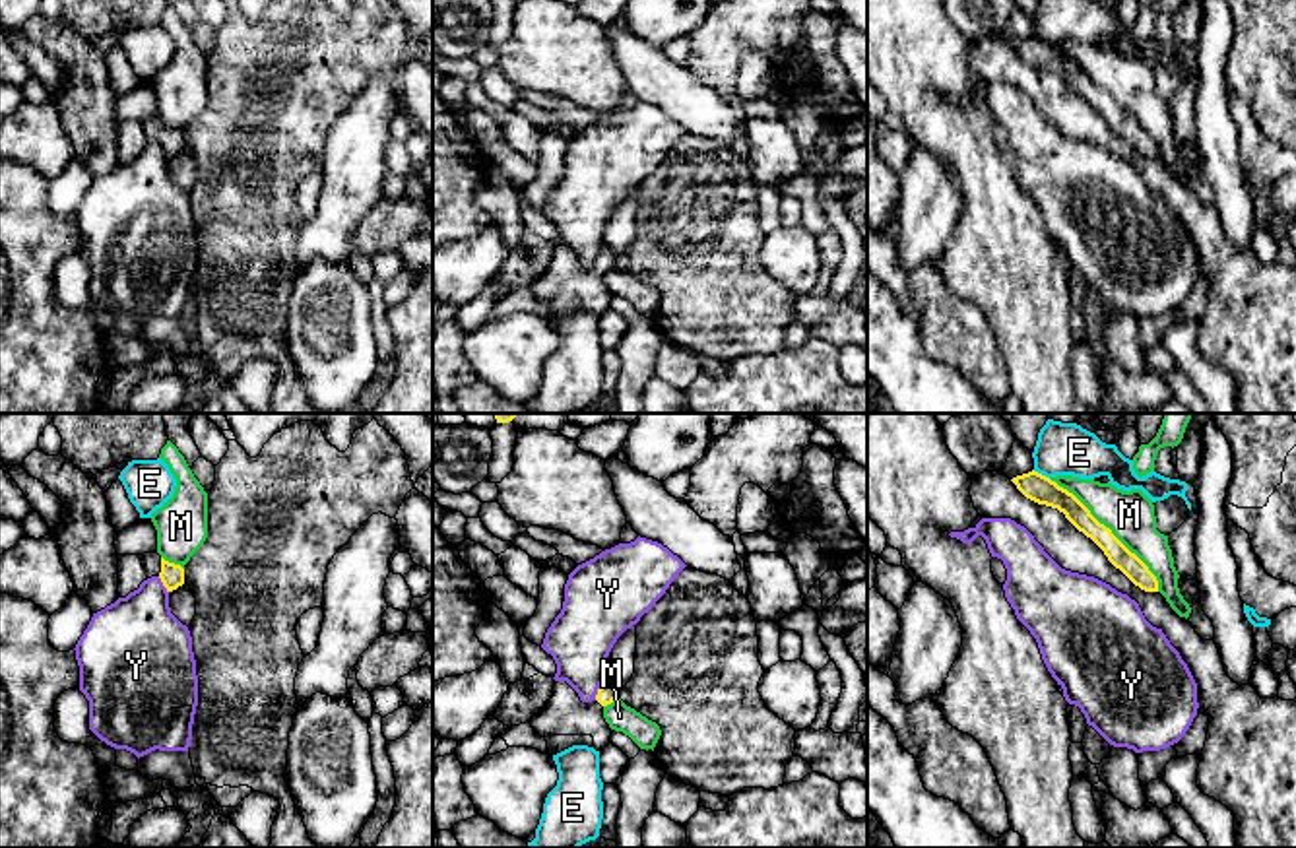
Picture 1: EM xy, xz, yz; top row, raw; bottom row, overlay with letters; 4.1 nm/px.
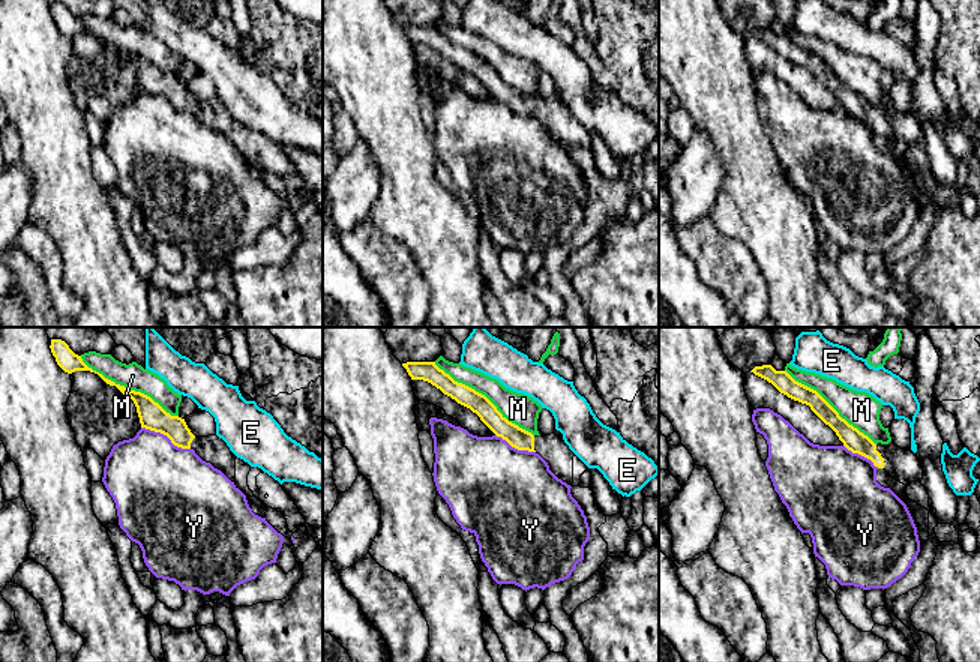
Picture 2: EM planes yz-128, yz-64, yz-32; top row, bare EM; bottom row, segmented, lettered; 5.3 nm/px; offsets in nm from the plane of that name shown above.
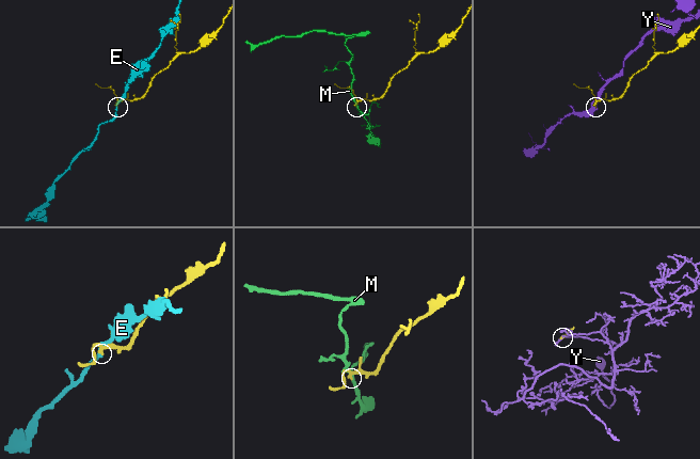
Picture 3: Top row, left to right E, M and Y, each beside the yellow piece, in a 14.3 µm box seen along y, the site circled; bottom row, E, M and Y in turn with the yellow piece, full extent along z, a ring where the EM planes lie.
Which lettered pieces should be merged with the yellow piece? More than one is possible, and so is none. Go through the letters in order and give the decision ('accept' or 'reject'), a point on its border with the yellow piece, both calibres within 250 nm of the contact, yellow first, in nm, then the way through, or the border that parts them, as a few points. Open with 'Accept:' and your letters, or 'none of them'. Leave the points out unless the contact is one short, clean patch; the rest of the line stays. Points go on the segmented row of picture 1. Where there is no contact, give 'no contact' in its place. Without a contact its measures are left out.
Accept: none of them
E: reject; contact yz (1040, 474); calibres 120 and 220 nm
M: reject; contact yz (1110, 530); calibres 90 and 200 nm
Y: reject; contact xz (598, 689); calibres 80 and 260 nm; border xz (604, 678), (594, 699)

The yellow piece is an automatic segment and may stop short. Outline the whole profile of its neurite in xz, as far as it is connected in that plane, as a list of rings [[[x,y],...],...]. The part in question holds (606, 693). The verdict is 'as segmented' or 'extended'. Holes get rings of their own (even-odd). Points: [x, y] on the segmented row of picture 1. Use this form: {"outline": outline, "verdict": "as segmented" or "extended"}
{"outline": [[[603,679],[592,702],[582,702],[567,681],[555,681],[549,702],[532,718],[532,728],[547,741],[553,757],[572,745],[588,745],[601,751],[609,745],[611,728],[603,708],[617,701],[617,689]]], "verdict": "extended"}

